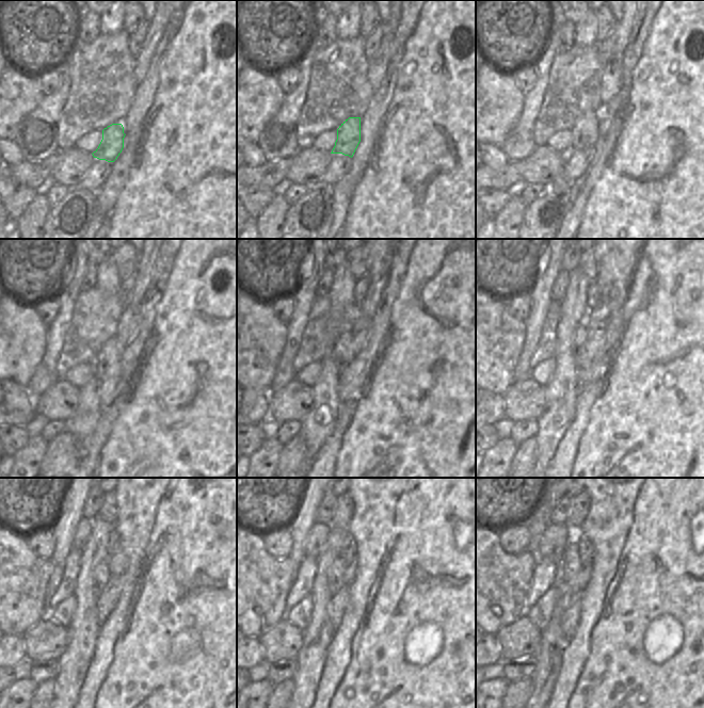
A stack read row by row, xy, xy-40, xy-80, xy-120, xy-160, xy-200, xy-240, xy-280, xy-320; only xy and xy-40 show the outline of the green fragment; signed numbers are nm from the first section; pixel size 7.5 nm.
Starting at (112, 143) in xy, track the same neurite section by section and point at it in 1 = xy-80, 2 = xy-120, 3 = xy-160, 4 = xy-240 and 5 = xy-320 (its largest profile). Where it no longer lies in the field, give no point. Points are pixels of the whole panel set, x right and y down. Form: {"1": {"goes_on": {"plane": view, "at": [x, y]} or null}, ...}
{"1": {"goes_on": {"plane": "xy-80", "at": [585, 131]}}, "2": {"goes_on": {"plane": "xy-120", "at": [108, 358]}}, "3": {"goes_on": {"plane": "xy-160", "at": [345, 350]}}, "4": {"goes_on": {"plane": "xy-240", "at": [101, 575]}}, "5": {"goes_on": {"plane": "xy-320", "at": [571, 559]}}}

